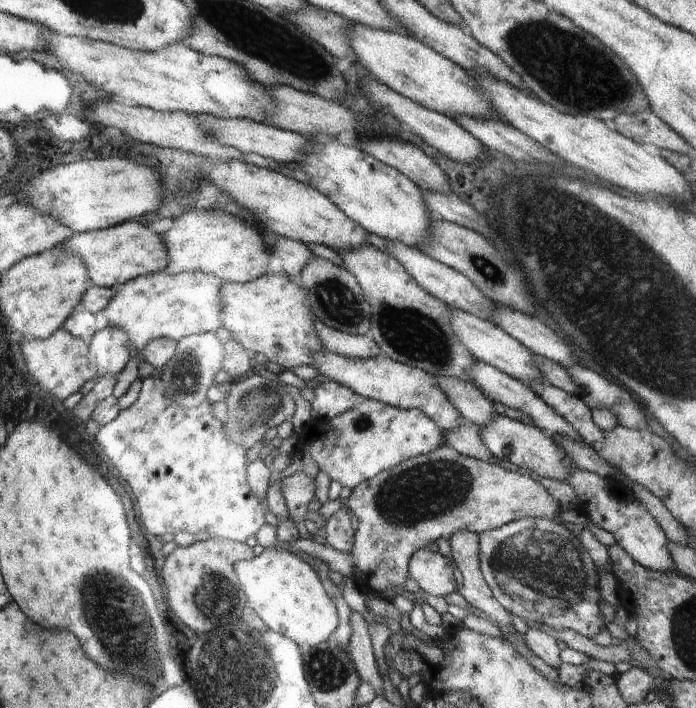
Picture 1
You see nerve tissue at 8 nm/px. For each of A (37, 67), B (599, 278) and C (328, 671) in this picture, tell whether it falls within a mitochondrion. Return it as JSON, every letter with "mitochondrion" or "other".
{"A":"other","B":"mitochondrion","C":"mitochondrion"}

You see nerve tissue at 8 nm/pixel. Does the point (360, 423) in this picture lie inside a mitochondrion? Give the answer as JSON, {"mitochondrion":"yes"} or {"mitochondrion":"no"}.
{"mitochondrion":"yes"}

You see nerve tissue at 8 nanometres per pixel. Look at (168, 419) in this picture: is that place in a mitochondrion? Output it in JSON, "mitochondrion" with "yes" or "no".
{"mitochondrion":"yes"}

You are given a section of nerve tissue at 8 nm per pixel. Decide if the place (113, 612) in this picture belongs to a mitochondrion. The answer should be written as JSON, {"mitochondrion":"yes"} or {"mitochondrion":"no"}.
{"mitochondrion":"yes"}

